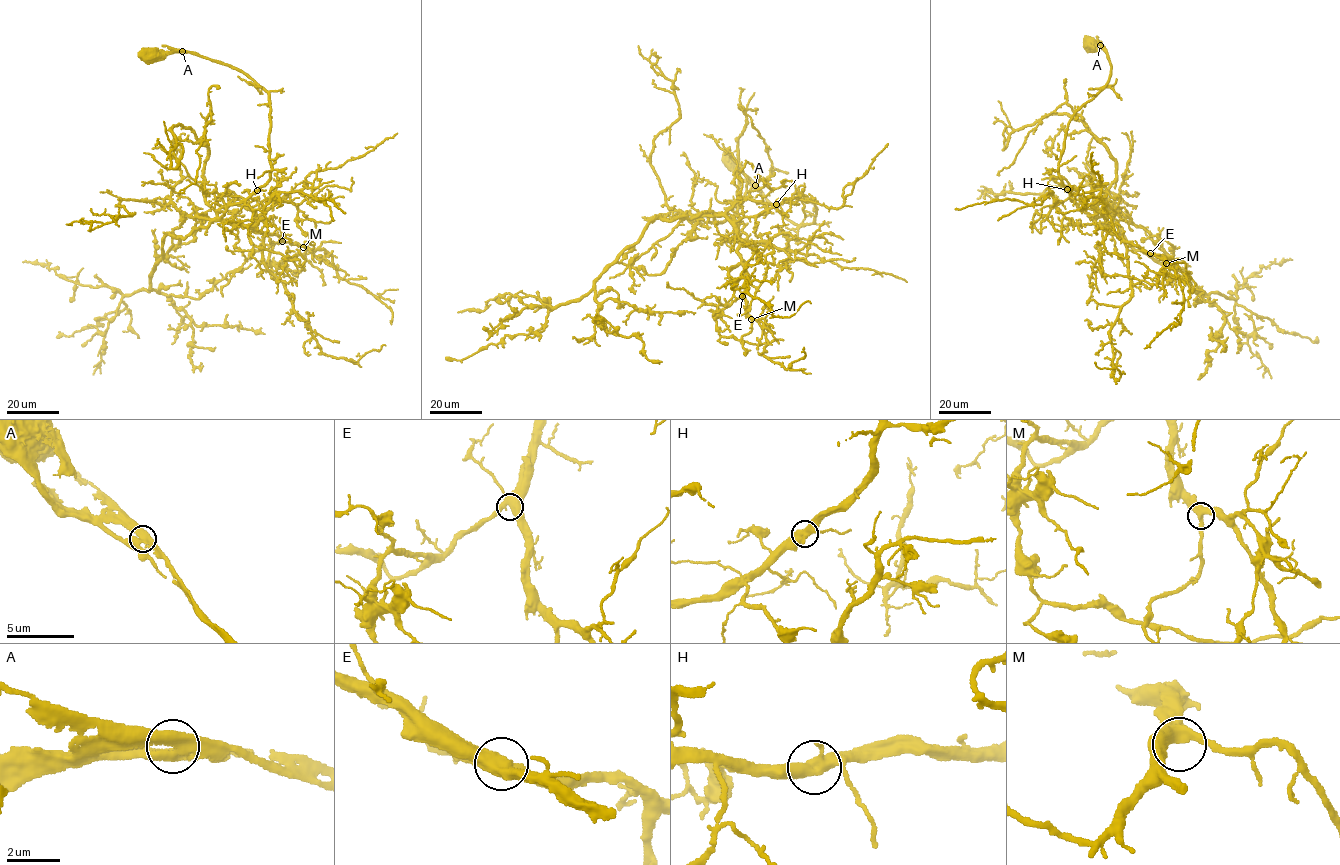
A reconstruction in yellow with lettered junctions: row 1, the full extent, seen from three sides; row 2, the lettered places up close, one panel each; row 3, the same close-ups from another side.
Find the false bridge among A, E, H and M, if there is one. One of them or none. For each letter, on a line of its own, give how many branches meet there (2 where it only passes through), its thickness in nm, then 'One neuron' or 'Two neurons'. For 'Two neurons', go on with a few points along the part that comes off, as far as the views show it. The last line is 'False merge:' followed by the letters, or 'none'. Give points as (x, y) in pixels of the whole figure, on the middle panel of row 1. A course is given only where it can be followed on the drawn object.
A: Branches: 4. Thickness 400 nm. One neuron
E: Branches: 4. Thickness 500 nm. One neuron
H: Branches: 4. Thickness 440 nm. One neuron
M: Branches: 3. Thickness 440 nm. One neuron
False merge: none

